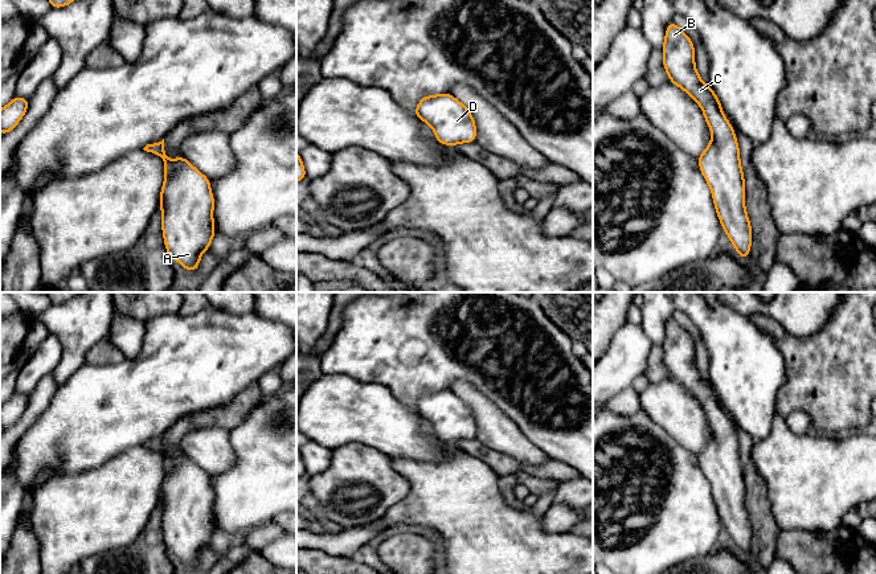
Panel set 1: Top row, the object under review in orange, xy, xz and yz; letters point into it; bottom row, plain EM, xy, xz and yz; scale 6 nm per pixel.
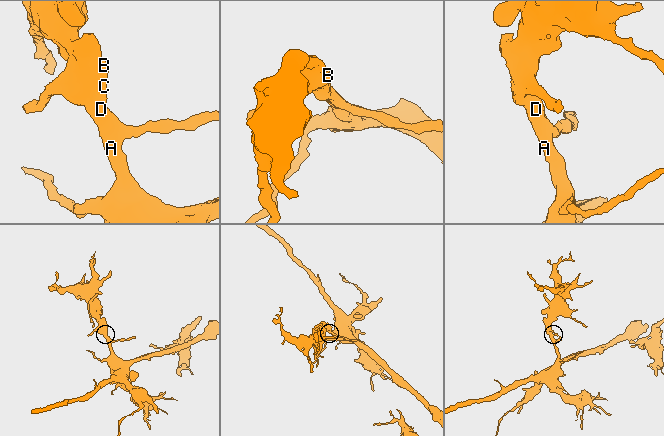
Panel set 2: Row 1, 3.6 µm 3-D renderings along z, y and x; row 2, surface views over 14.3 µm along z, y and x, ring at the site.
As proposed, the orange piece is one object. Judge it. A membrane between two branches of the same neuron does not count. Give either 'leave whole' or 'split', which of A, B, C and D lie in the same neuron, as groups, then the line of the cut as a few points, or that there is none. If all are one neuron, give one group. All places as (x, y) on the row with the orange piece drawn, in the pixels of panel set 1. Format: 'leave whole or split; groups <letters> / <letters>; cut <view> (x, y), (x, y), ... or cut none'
leave whole; groups A B C D; cut none

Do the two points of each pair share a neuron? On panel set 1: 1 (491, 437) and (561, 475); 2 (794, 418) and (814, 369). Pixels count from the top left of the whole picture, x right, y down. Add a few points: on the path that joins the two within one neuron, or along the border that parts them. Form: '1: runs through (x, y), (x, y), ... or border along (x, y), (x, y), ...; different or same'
1: border along (510, 455), (529, 464), (541, 464), (549, 458); different
2: border along (785, 415), (802, 410), (807, 415), (813, 430); different

